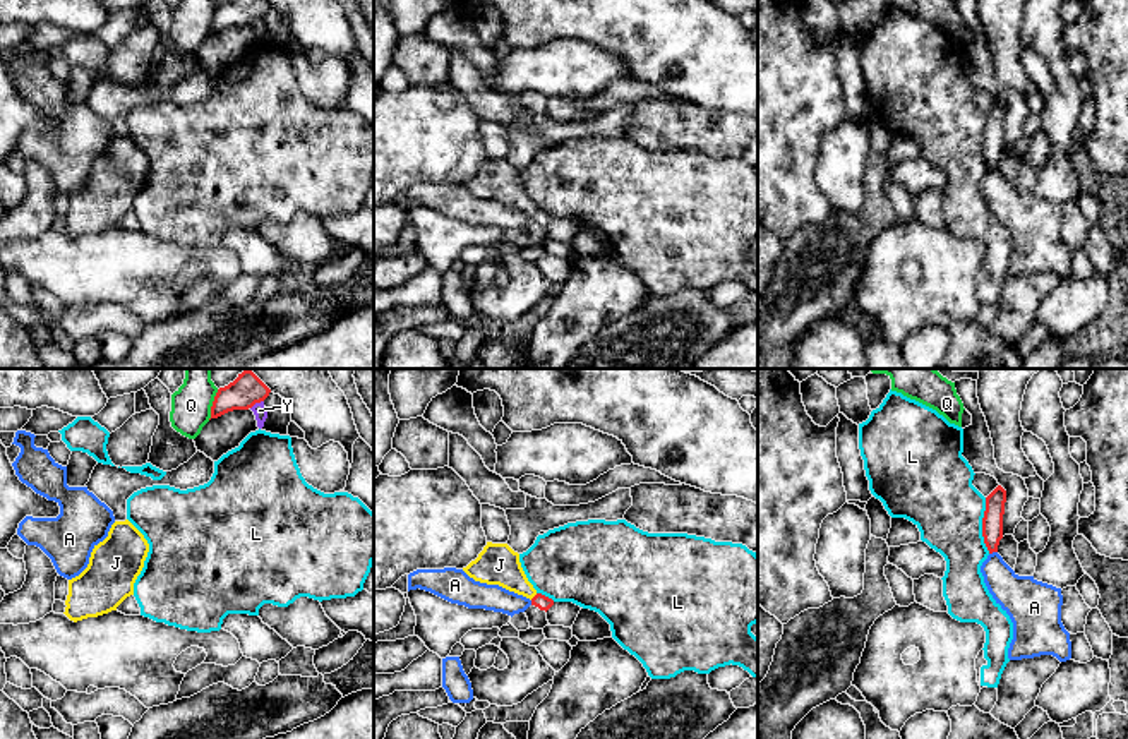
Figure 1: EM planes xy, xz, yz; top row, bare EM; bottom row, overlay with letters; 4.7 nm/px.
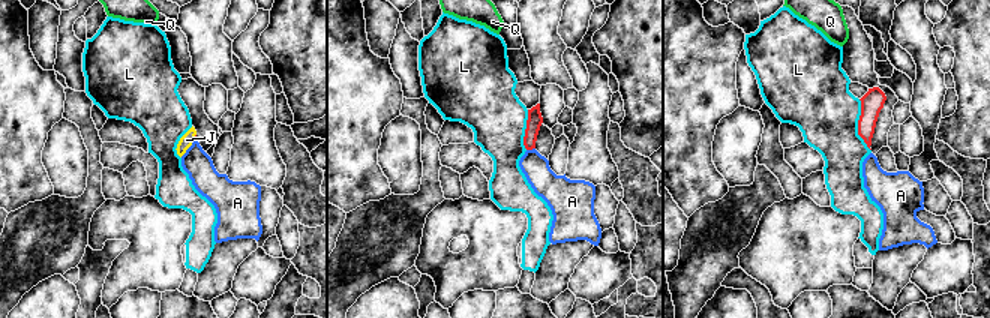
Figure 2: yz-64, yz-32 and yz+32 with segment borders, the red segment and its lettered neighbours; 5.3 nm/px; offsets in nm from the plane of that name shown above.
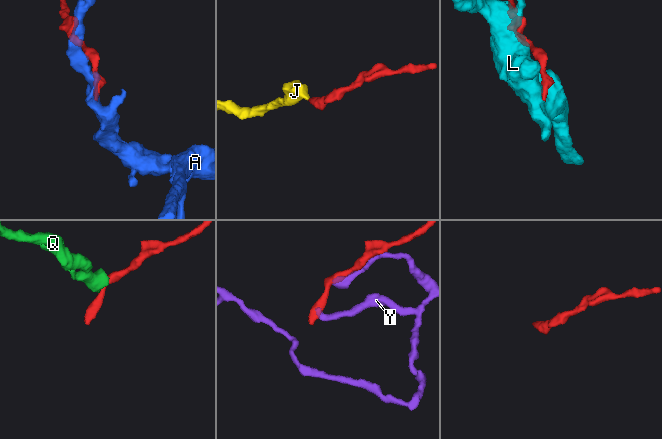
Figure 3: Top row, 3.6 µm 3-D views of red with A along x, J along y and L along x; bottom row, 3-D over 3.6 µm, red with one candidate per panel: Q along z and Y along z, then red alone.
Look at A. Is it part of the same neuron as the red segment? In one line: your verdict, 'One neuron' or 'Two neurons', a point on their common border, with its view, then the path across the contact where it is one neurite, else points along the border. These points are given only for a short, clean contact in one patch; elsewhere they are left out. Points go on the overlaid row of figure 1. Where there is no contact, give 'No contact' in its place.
Two neurons. Touches red at yz (993, 551). Boundary: yz (996, 551), (990, 554)

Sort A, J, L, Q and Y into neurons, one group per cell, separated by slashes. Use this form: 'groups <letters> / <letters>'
groups A / J / L / Q / Y

